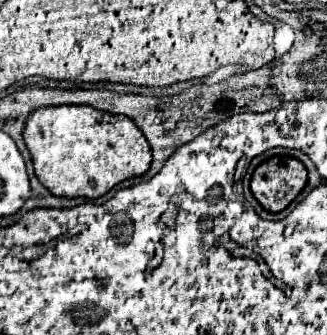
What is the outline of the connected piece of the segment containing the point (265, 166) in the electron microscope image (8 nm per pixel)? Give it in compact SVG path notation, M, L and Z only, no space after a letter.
M274 156L256 166L250 190L268 212L284 210L306 186L306 168L292 156Z

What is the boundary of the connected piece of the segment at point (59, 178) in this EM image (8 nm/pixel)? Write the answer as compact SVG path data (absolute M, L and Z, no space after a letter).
M46 106L32 110L22 136L40 184L54 196L98 198L118 182L144 174L152 162L144 134L130 118L104 114L102 110L92 110L92 106Z

